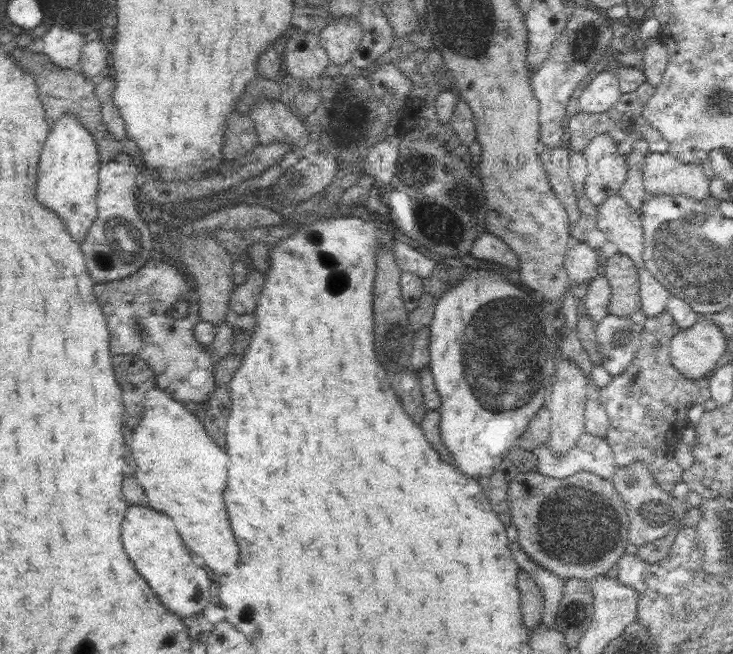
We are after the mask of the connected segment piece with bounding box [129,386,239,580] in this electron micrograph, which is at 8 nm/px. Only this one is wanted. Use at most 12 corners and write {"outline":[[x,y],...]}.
{"outline":[[151,388],[129,444],[149,508],[217,580],[237,570],[227,454]]}

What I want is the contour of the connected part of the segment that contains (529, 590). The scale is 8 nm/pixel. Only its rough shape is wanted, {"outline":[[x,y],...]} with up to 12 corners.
{"outline":[[523,570],[517,572],[519,608],[527,630],[543,620],[543,594]]}

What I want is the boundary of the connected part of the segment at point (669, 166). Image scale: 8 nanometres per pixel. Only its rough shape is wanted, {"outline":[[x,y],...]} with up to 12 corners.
{"outline":[[649,152],[643,160],[647,196],[709,198],[699,164]]}

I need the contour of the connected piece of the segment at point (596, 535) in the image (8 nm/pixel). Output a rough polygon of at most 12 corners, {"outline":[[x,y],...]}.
{"outline":[[517,474],[517,542],[559,580],[615,568],[629,516],[611,480]]}

